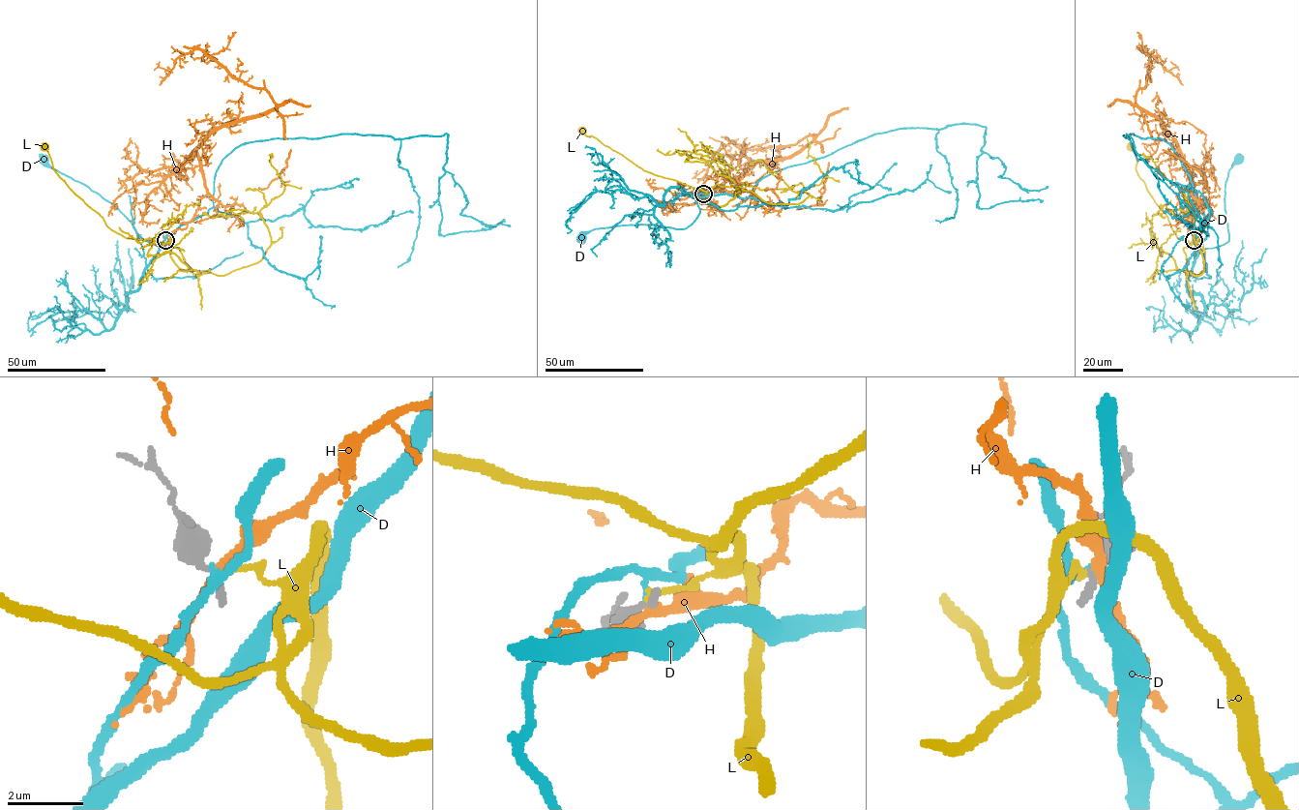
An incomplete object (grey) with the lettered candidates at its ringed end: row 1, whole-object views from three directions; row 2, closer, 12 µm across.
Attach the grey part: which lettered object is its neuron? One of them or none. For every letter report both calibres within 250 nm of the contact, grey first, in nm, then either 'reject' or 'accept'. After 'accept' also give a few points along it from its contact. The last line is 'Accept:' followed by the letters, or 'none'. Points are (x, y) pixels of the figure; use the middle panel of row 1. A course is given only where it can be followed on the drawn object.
D: 340/140 nm | reject
H: 320/240 nm | reject
L: 320/140 nm | reject
Accept: none

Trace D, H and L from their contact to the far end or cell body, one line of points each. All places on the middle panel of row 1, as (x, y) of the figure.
D: (702, 194), (696, 198), (699, 213), (685, 228), (626, 224), (595, 228), (580, 238)
H: (703, 194), (743, 193), (738, 176), (799, 153), (813, 137), (752, 150), (731, 142), (697, 170)
L: (703, 194), (706, 193), (645, 171), (593, 135), (581, 133), (582, 131)

